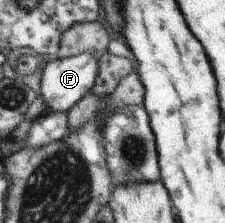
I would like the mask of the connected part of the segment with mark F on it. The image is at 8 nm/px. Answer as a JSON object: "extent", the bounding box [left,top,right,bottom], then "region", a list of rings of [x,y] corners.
{"extent":[40,53,100,114],"region":[[[85,53],[69,58],[59,57],[45,63],[40,83],[40,97],[46,104],[44,112],[59,114],[69,112],[93,90],[100,75],[99,58],[95,54]]]}

